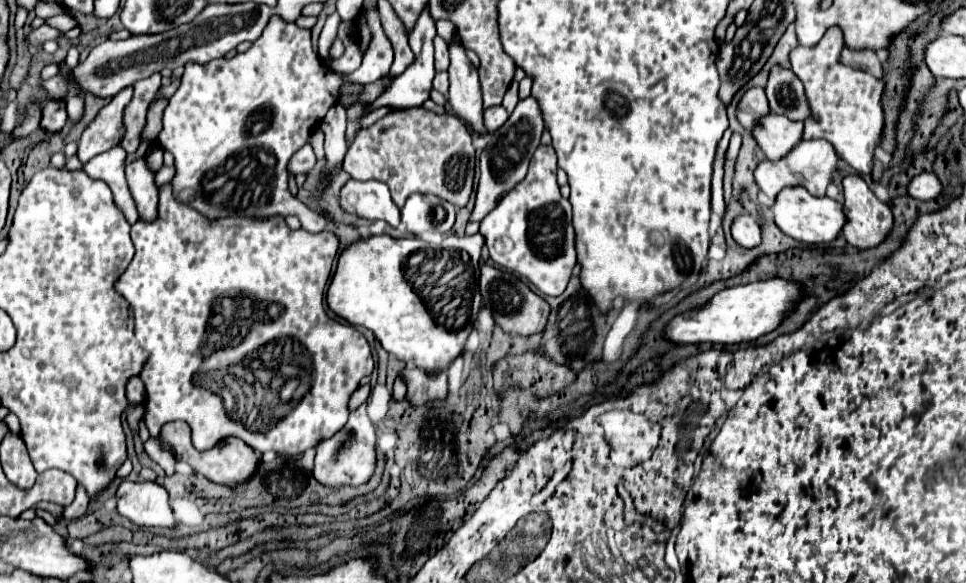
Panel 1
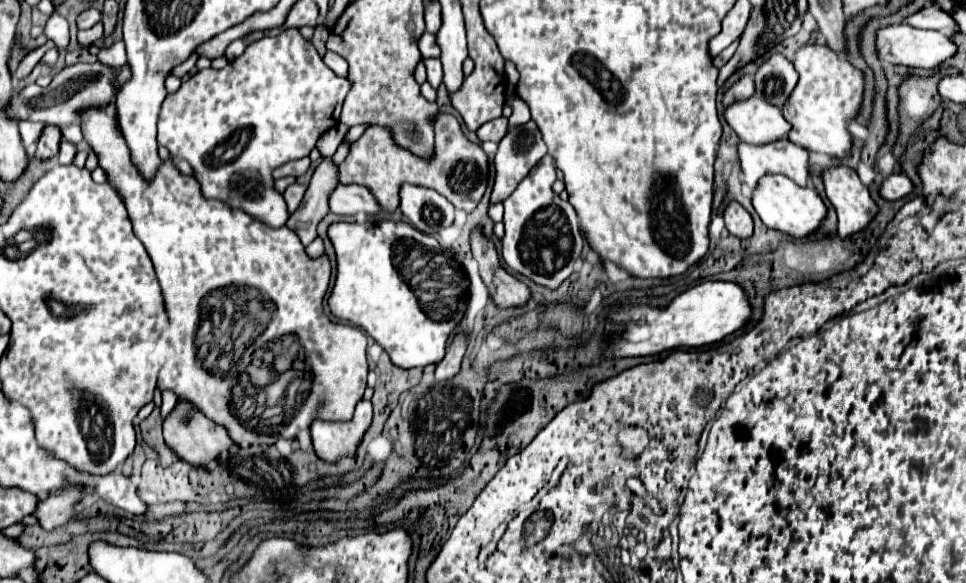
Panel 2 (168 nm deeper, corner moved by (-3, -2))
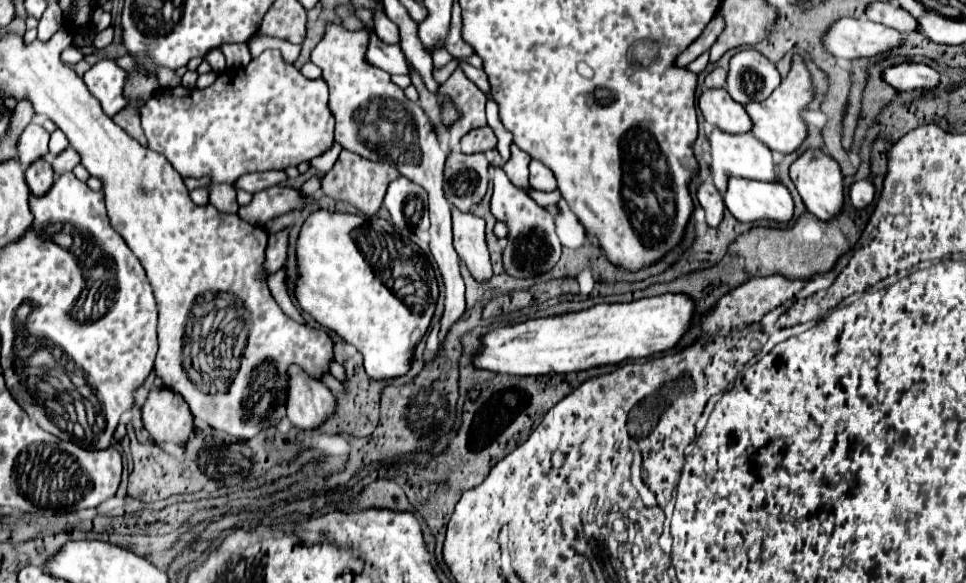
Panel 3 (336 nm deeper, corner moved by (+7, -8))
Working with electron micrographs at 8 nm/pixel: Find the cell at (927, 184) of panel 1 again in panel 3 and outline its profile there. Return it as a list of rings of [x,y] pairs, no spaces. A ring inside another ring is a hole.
[[[855,181],[849,189],[849,199],[857,209],[865,209],[873,203],[875,197],[875,185],[871,181]]]

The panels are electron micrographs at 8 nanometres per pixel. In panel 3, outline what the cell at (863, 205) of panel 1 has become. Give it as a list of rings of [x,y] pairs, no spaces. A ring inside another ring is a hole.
[[[811,149],[805,151],[793,165],[791,165],[791,179],[803,199],[803,203],[807,205],[809,213],[813,213],[817,219],[821,221],[829,221],[835,219],[837,215],[843,213],[843,205],[845,205],[845,189],[843,189],[843,175],[841,175],[841,167],[839,163],[827,155],[821,149]]]

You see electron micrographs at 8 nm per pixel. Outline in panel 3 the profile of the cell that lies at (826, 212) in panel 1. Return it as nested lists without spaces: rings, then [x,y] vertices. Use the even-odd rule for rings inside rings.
[[[729,179],[725,207],[743,223],[759,219],[789,223],[795,211],[793,197],[785,185],[749,179]]]

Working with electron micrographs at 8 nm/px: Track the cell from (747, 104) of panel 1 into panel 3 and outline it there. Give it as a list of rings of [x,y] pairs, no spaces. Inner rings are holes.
[[[715,67],[715,69],[705,77],[705,87],[725,87],[725,75],[727,75],[725,69]]]

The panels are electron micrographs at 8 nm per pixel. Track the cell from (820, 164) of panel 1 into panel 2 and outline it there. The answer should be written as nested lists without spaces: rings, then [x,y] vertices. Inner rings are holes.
[[[777,139],[765,145],[749,145],[741,141],[737,145],[737,155],[743,173],[743,183],[751,189],[755,187],[755,181],[759,181],[759,177],[767,173],[785,175],[803,187],[807,187],[809,183],[807,149],[801,149],[799,145],[793,145],[787,139]]]

